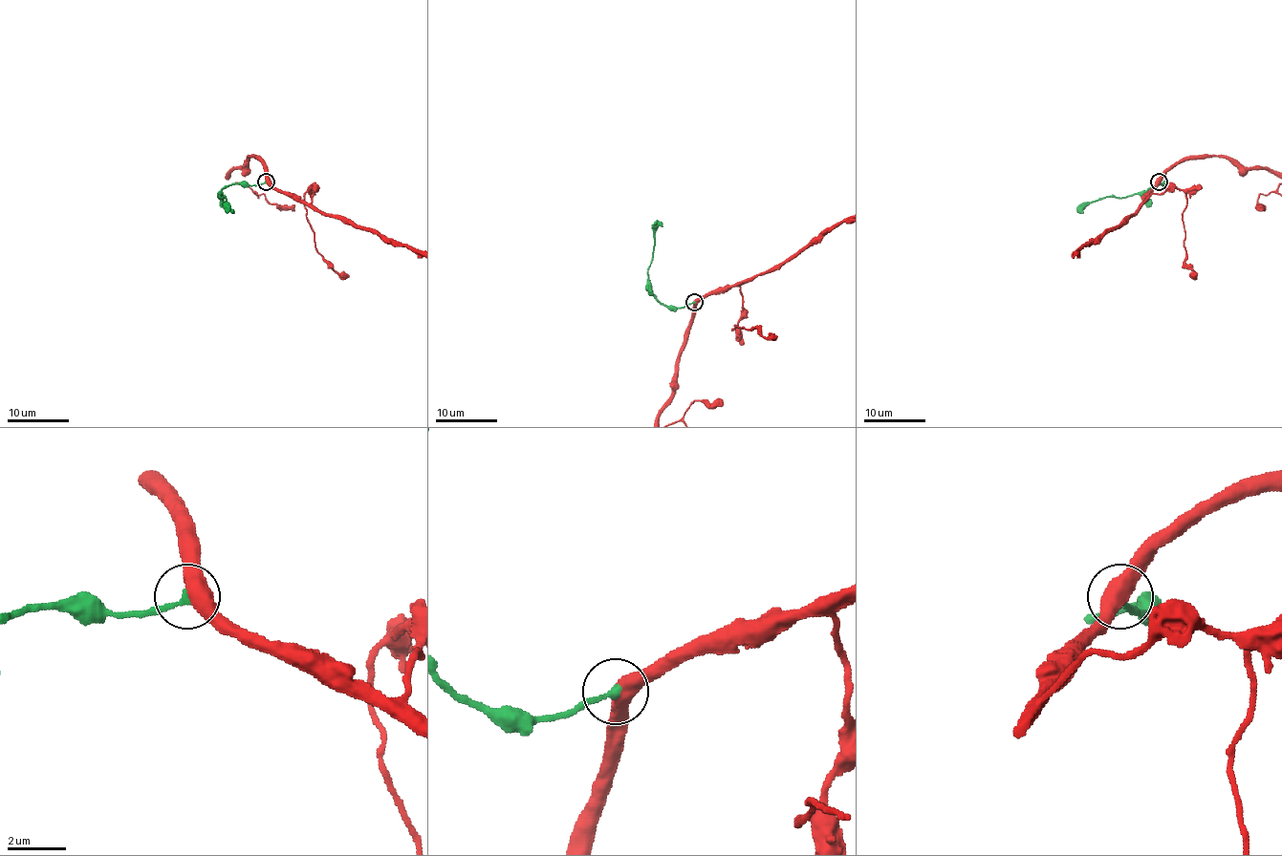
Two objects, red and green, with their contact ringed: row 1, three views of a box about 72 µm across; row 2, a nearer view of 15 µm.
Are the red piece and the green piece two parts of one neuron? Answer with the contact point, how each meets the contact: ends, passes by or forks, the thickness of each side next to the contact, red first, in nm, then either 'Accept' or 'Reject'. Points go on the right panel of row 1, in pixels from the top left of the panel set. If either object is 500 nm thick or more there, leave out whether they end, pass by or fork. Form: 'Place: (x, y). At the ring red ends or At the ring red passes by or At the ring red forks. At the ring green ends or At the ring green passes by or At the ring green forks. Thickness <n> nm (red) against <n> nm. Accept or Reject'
Place: (1159, 181). Thickness 500 nm (red) against 240 nm. Accept

